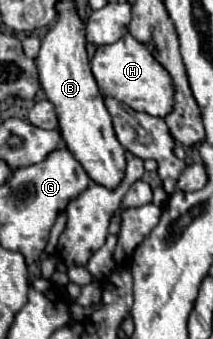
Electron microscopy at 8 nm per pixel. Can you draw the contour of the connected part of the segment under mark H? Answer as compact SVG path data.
M129 33L111 45L97 47L91 59L91 71L103 97L113 97L133 111L143 111L155 117L163 117L163 113L171 109L171 81L167 81L167 73L159 69L151 51L145 45L139 45Z

